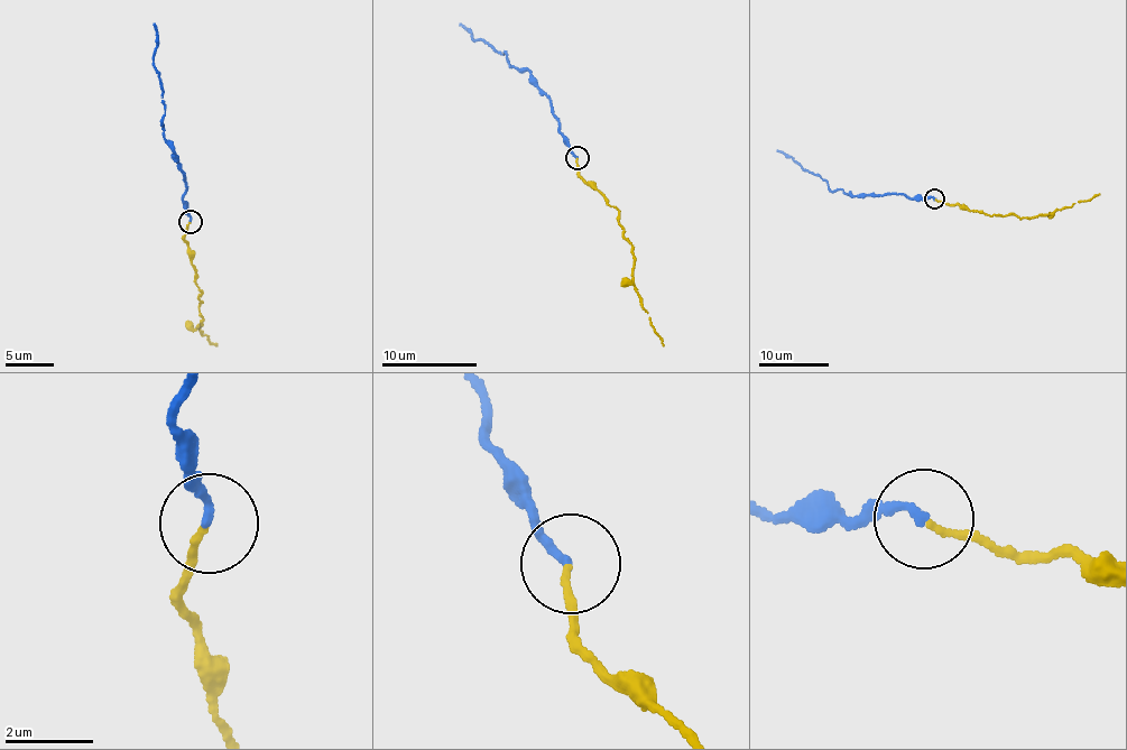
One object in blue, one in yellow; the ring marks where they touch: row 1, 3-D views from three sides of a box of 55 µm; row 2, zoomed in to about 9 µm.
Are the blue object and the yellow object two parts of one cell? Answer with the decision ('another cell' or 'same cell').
same cell

